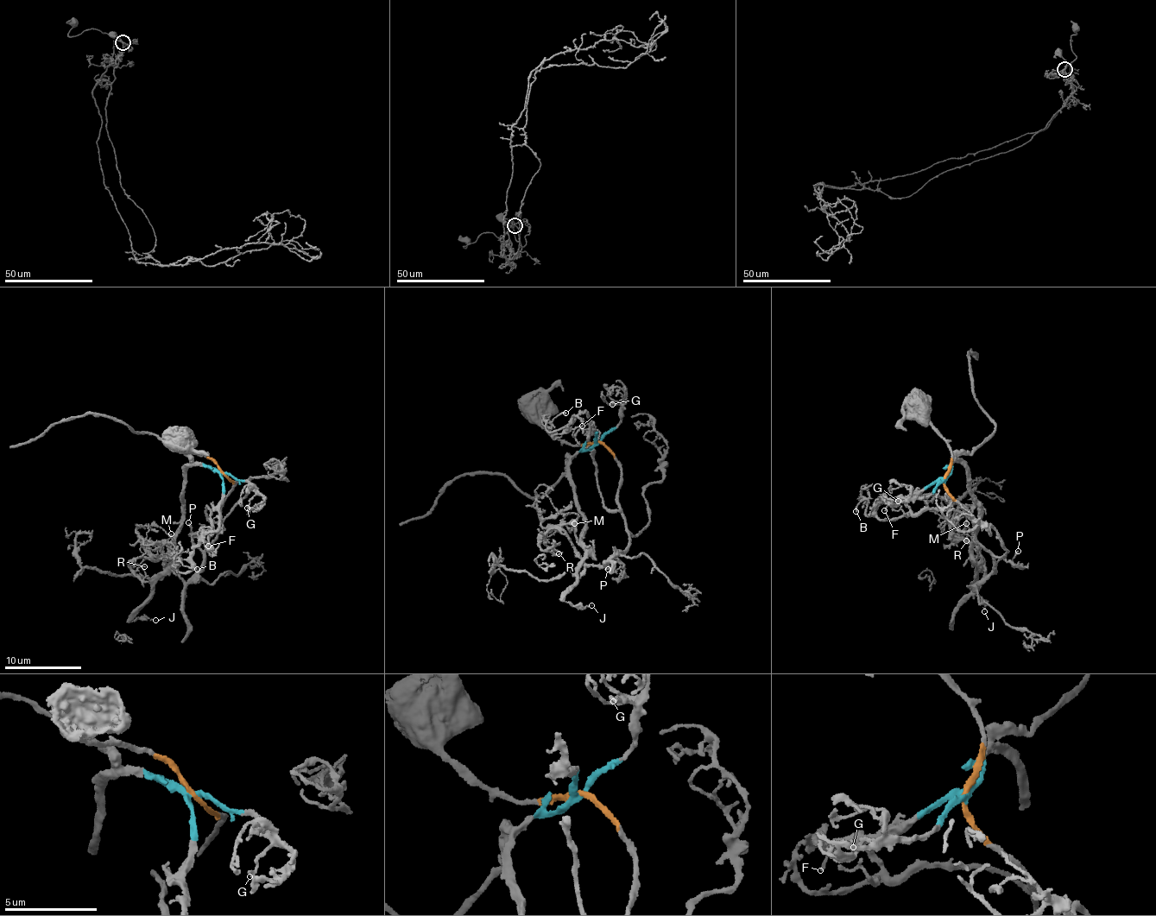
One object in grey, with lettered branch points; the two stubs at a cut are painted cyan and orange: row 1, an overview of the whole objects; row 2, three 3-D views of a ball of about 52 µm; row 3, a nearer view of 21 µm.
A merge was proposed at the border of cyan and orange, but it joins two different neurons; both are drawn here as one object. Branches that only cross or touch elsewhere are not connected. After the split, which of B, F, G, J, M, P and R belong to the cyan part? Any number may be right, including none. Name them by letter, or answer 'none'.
B, G, J, M

